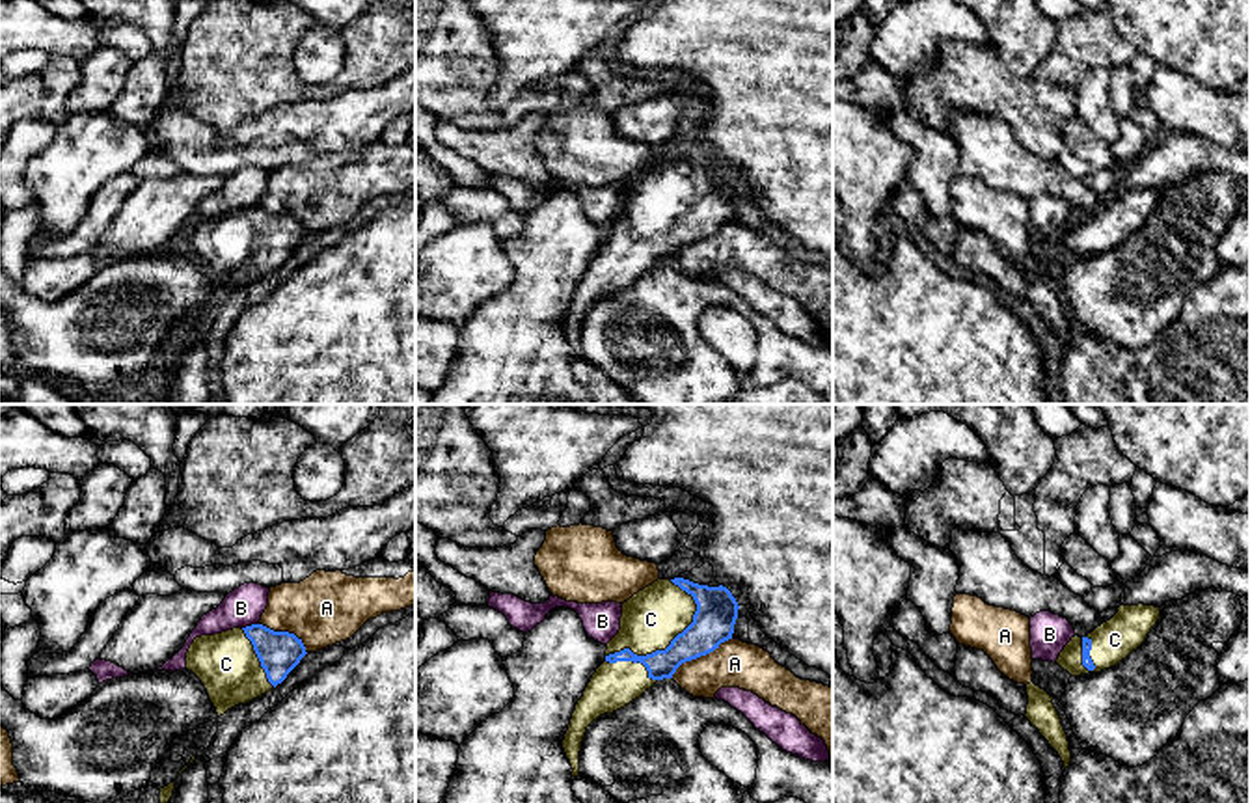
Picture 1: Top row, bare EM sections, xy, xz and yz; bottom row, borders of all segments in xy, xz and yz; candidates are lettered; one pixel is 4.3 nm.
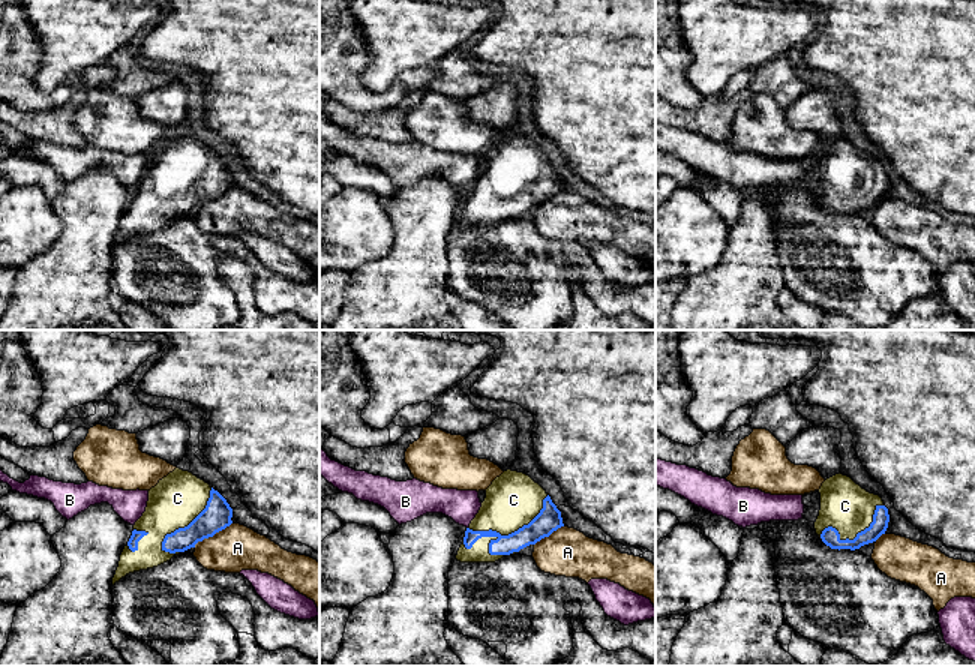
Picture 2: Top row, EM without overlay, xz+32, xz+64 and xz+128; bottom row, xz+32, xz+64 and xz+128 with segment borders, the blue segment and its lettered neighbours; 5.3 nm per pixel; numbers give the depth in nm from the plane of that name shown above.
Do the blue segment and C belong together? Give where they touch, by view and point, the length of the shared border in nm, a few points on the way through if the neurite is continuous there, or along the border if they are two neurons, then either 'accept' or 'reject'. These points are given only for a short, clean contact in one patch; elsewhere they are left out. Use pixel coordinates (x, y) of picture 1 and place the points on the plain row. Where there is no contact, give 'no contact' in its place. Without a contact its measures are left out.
contact xz (660, 233); length 460 nm; accept

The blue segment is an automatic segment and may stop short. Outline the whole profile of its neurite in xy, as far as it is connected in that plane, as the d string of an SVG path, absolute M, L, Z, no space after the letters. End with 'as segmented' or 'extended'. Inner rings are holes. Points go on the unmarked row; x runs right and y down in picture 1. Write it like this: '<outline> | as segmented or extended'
M251 207L196 220L186 252L201 263L220 300L281 266L306 237L294 216Z | extended

